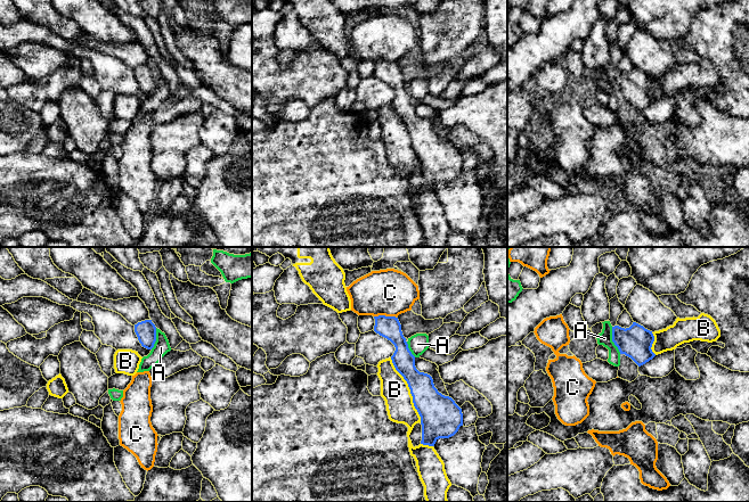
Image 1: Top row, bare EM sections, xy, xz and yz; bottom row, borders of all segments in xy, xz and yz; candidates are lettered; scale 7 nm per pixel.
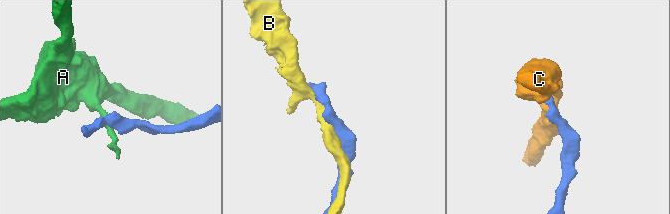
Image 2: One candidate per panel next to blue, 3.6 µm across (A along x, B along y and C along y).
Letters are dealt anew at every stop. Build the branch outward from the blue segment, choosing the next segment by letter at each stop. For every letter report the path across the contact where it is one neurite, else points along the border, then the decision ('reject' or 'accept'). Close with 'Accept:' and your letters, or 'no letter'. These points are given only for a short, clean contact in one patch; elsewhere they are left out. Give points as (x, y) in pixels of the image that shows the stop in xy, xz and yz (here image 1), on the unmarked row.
A: border yz (611, 72), (611, 85), (620, 98); reject
B: reject
C: border xz (374, 60), (393, 60), (396, 63); reject
Accept: no letter

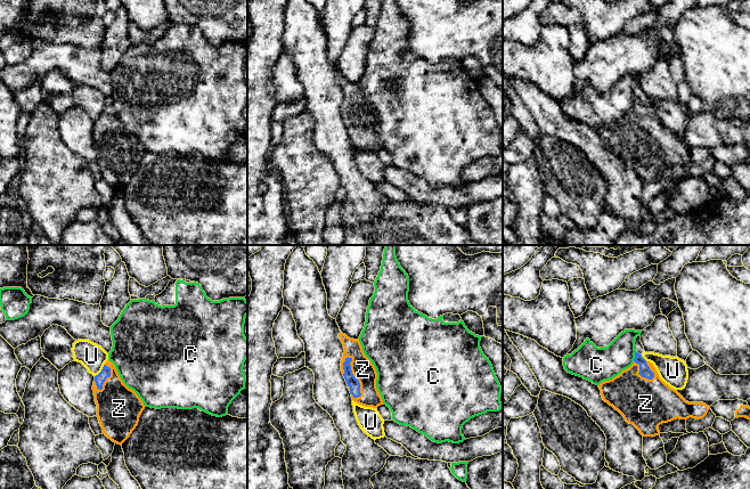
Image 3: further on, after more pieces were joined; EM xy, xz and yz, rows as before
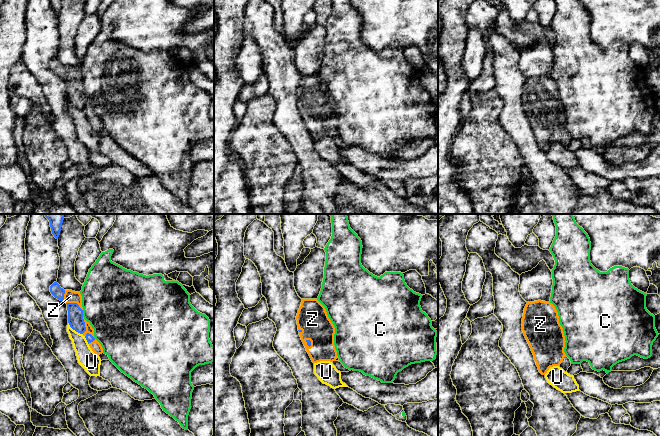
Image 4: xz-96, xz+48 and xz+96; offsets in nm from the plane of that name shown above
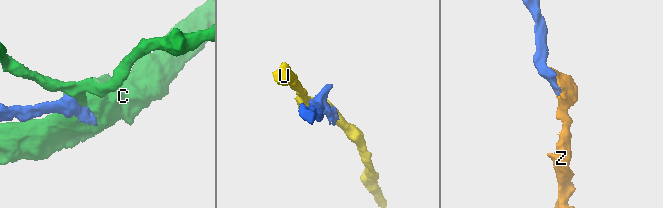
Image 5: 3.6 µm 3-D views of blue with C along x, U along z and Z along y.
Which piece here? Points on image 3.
C: reject
U: reject
Z: accept
Accept: Z

